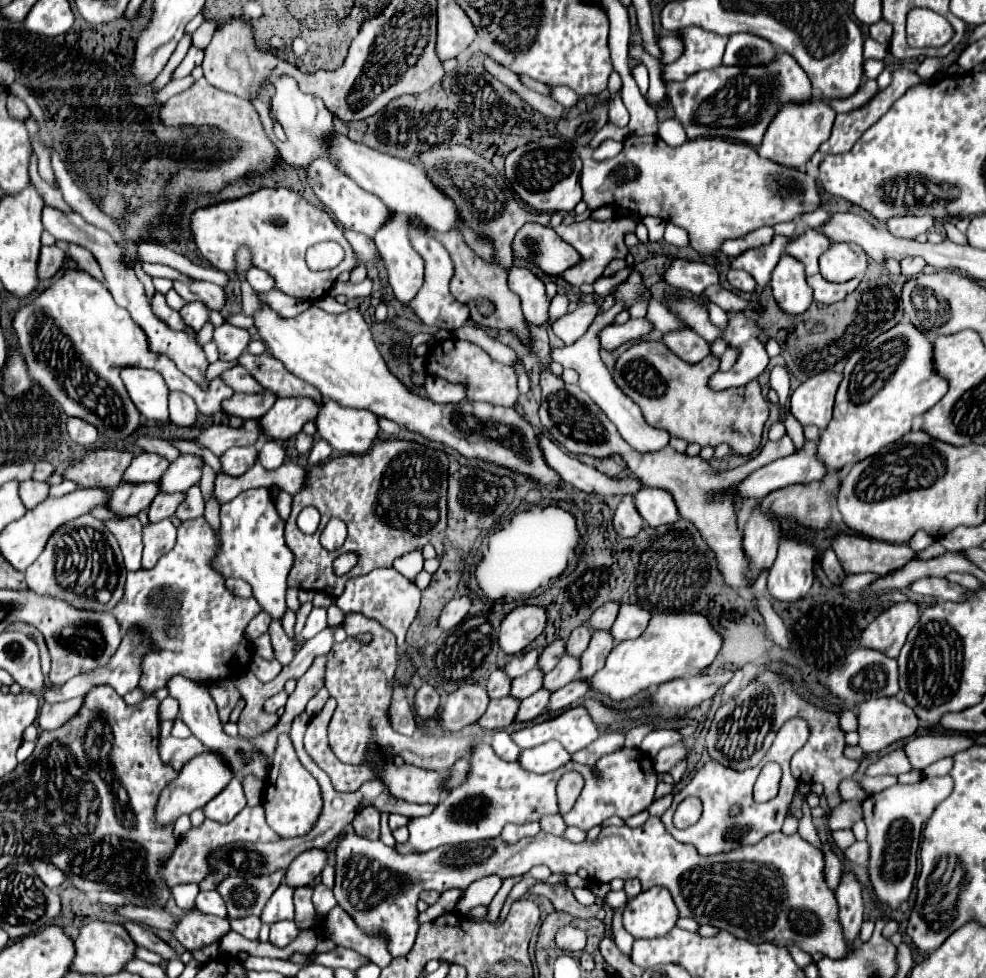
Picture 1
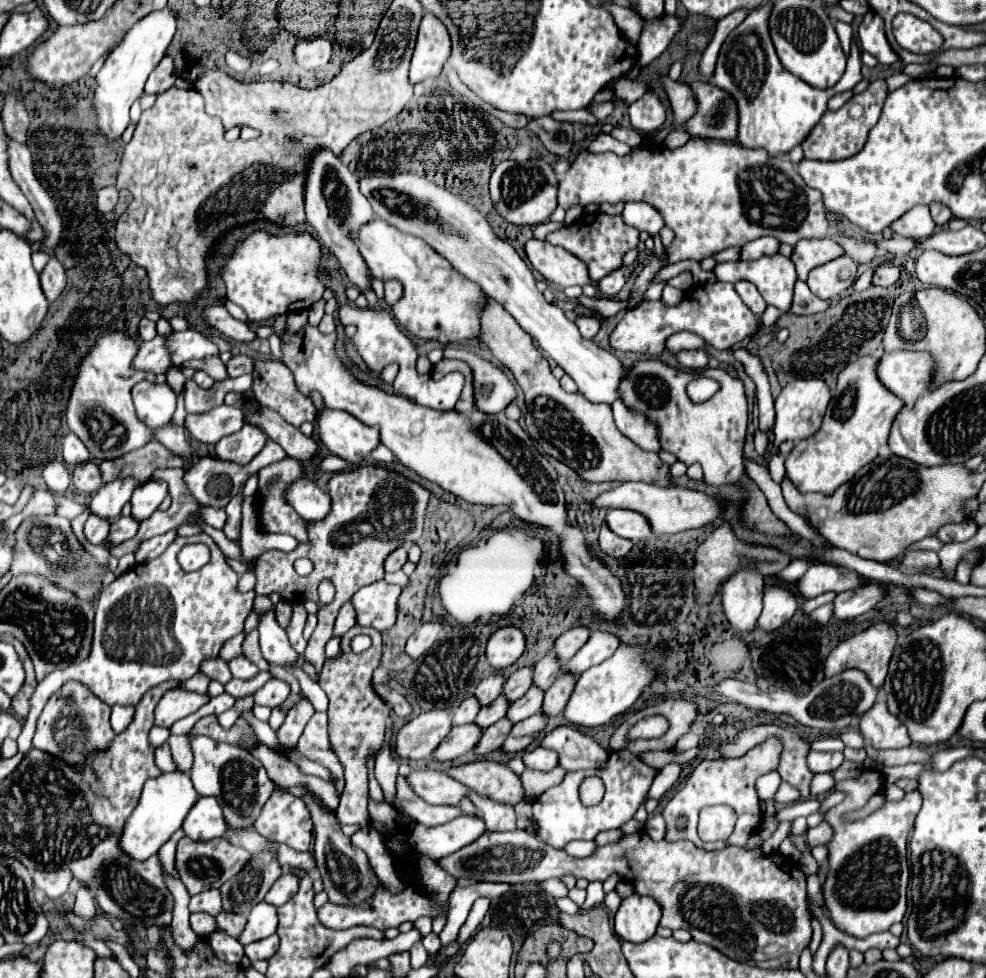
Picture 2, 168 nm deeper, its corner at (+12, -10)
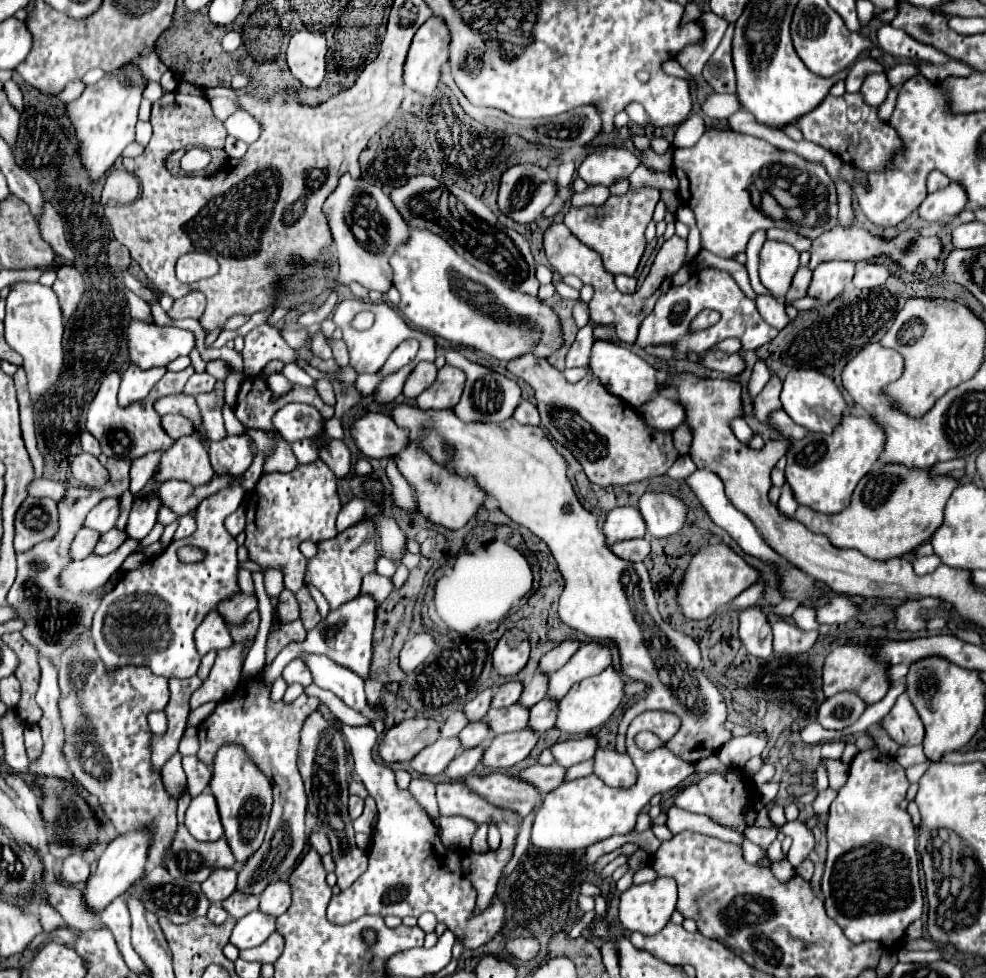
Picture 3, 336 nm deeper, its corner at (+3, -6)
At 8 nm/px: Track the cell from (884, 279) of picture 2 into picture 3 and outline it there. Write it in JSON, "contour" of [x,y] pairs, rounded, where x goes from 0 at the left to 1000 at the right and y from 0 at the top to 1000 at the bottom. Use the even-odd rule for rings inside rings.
{"contour":[[[878,269],[878,271],[868,275],[868,281],[866,281],[864,289],[866,289],[868,296],[886,296],[892,289],[897,289],[901,283],[903,283],[903,277],[899,273]]]}

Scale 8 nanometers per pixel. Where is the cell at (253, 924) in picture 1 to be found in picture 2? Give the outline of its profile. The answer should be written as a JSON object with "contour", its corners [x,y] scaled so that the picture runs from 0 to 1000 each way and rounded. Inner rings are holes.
{"contour":[[[222,934],[220,936],[220,948],[226,952],[226,954],[230,954],[230,956],[234,956],[234,958],[242,958],[244,956],[244,952],[246,952],[246,948],[248,948],[248,938],[246,936],[240,936],[240,934]]]}

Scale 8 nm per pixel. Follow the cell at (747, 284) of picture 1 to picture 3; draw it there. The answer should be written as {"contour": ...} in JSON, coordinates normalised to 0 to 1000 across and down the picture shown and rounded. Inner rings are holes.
{"contour":[[[716,273],[716,275],[706,277],[694,291],[688,291],[688,293],[682,291],[680,298],[667,306],[663,318],[649,332],[645,353],[657,355],[657,353],[667,353],[667,351],[684,351],[686,357],[692,361],[698,361],[698,359],[710,361],[736,345],[746,345],[746,347],[751,347],[753,357],[759,359],[759,357],[769,357],[773,353],[777,353],[779,349],[783,349],[787,345],[787,340],[789,338],[785,334],[775,330],[775,326],[771,324],[771,320],[767,316],[767,310],[751,298],[751,293],[746,291],[744,283],[738,277]],[[712,316],[726,316],[732,322],[732,326],[724,334],[700,340],[698,338],[700,328]]]}

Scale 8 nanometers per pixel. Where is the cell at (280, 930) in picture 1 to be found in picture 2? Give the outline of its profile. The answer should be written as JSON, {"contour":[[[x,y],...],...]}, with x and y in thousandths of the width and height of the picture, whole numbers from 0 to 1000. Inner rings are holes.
{"contour":[[[275,956],[271,960],[265,960],[265,962],[259,962],[255,966],[248,968],[248,976],[255,981],[255,983],[261,983],[261,981],[275,981],[279,976],[283,968],[283,958],[281,956]]]}

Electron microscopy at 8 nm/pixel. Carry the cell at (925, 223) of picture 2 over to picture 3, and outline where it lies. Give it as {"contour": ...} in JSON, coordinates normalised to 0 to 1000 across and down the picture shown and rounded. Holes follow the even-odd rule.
{"contour":[[[963,187],[957,193],[951,193],[947,197],[943,197],[935,210],[933,210],[933,222],[937,226],[949,228],[955,226],[959,222],[968,222],[972,220],[982,208],[980,195],[978,191],[974,191],[972,187]]]}

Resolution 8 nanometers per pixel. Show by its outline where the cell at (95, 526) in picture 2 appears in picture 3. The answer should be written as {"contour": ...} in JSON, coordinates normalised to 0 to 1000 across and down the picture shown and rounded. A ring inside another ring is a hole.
{"contour":[[[81,541],[81,543],[77,545],[73,557],[71,557],[71,565],[69,565],[71,572],[73,572],[73,574],[79,574],[79,572],[89,570],[89,567],[93,565],[95,557],[99,555],[99,549],[101,549],[101,545],[93,543],[93,541]]]}

